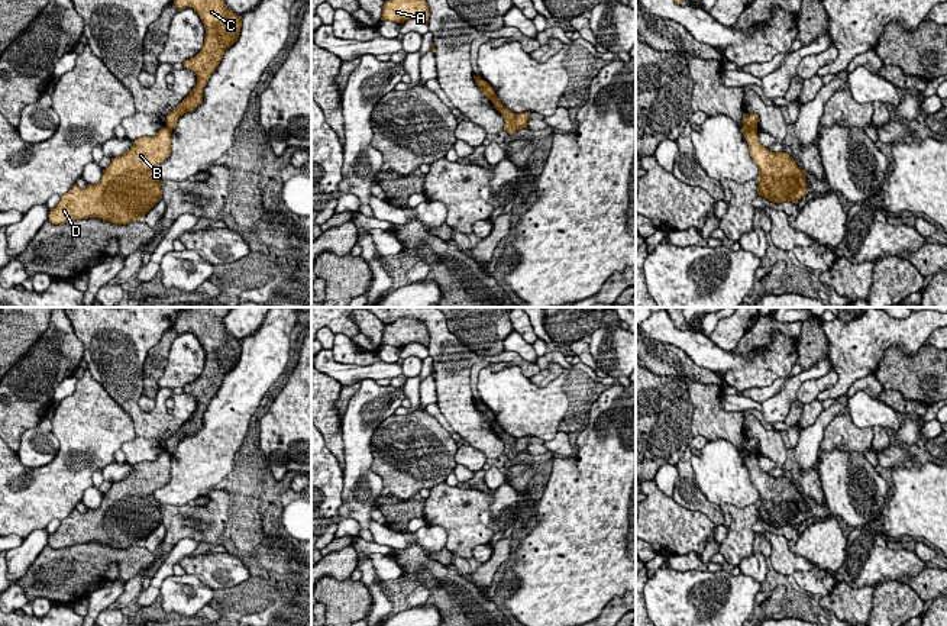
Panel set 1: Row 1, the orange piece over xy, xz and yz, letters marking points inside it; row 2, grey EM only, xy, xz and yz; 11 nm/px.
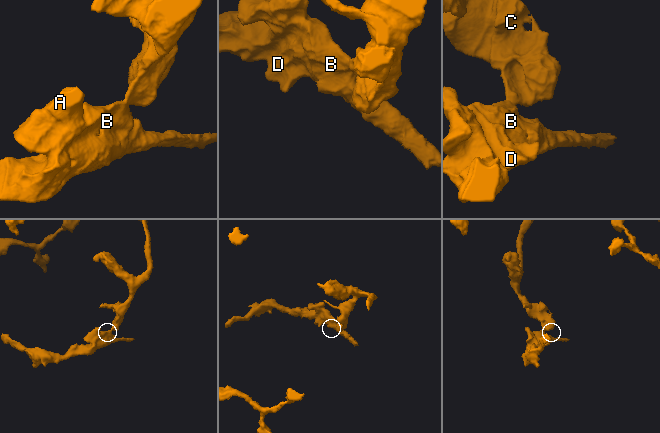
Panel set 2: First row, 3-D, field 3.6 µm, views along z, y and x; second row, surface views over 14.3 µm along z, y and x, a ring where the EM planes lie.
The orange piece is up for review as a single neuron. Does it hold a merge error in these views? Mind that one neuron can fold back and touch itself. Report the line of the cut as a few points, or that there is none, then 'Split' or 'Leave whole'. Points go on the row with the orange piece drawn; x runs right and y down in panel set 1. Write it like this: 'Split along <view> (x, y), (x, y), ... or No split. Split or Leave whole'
Split along yz (743, 123), (756, 131). Split

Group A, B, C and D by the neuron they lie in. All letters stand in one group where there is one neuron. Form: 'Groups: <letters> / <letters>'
Groups: A B D / C

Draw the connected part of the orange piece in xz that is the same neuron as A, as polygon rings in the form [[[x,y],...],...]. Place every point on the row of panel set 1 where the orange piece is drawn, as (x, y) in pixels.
[[[387,0],[381,20],[404,23],[410,19],[420,19],[429,23],[429,6],[426,0]]]

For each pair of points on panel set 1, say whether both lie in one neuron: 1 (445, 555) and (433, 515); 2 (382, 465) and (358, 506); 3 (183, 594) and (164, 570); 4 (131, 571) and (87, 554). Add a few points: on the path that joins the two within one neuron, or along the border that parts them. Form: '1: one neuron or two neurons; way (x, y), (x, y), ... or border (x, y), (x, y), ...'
1: two neurons; border (446, 548), (451, 554)
2: two neurons; border (369, 439), (371, 468), (381, 478), (381, 494)
3: two neurons; border (173, 574), (162, 583), (158, 594)
4: one neuron; way (120, 561), (115, 555), (97, 555)

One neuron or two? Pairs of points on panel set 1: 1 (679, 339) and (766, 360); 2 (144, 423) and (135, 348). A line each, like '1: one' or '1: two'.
1: one
2: one

